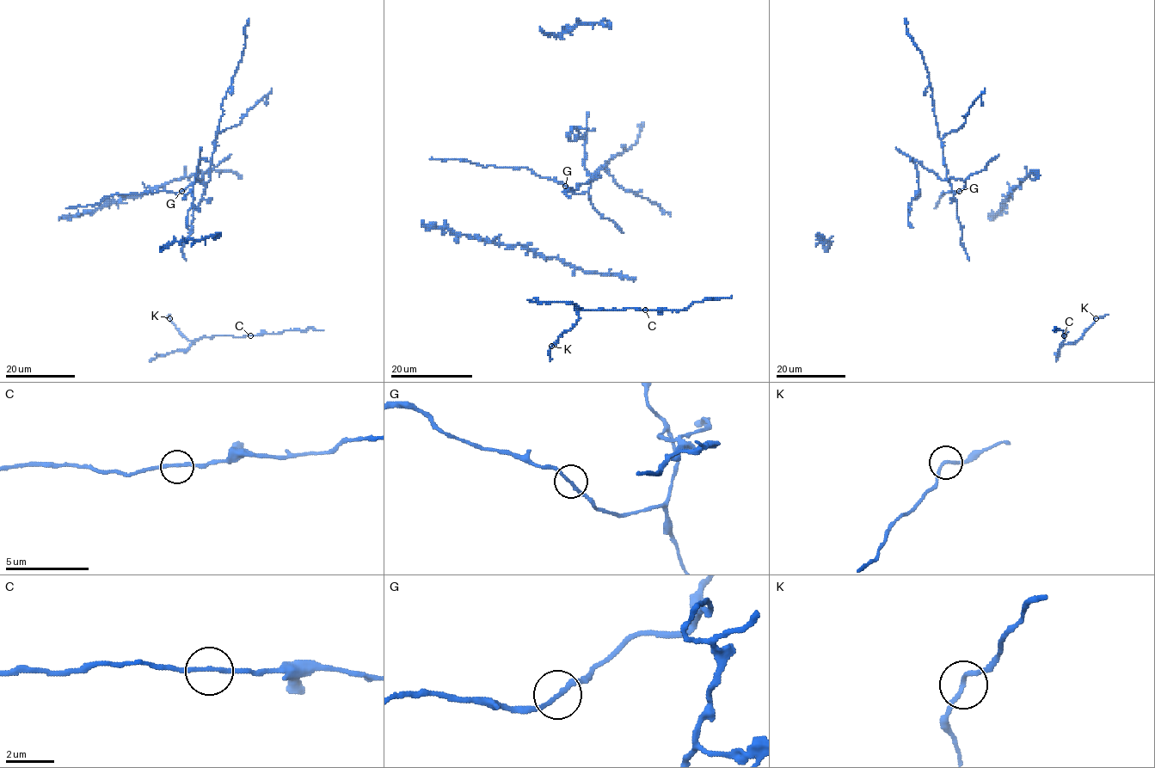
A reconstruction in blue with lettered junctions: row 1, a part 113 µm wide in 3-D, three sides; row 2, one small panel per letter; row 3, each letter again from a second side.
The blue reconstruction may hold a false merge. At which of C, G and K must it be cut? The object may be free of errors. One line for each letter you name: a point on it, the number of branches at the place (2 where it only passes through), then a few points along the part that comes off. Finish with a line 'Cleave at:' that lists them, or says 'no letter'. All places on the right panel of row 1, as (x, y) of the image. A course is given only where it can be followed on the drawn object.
G: at (959, 191); 2 branches meet; foreign part runs (959, 191), (965, 182), (949, 178), (950, 183), (947, 180), (929, 72), (920, 51), (906, 32), (905, 18)
Cleave at: G

